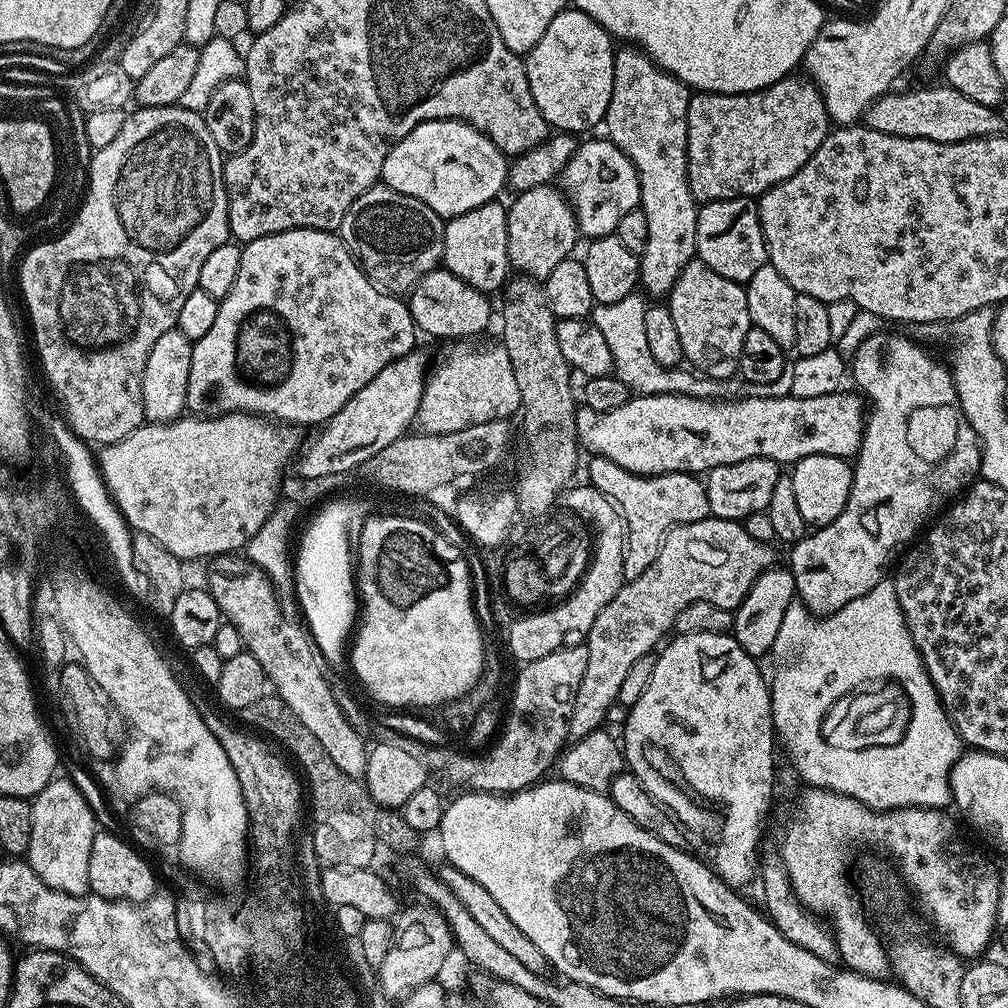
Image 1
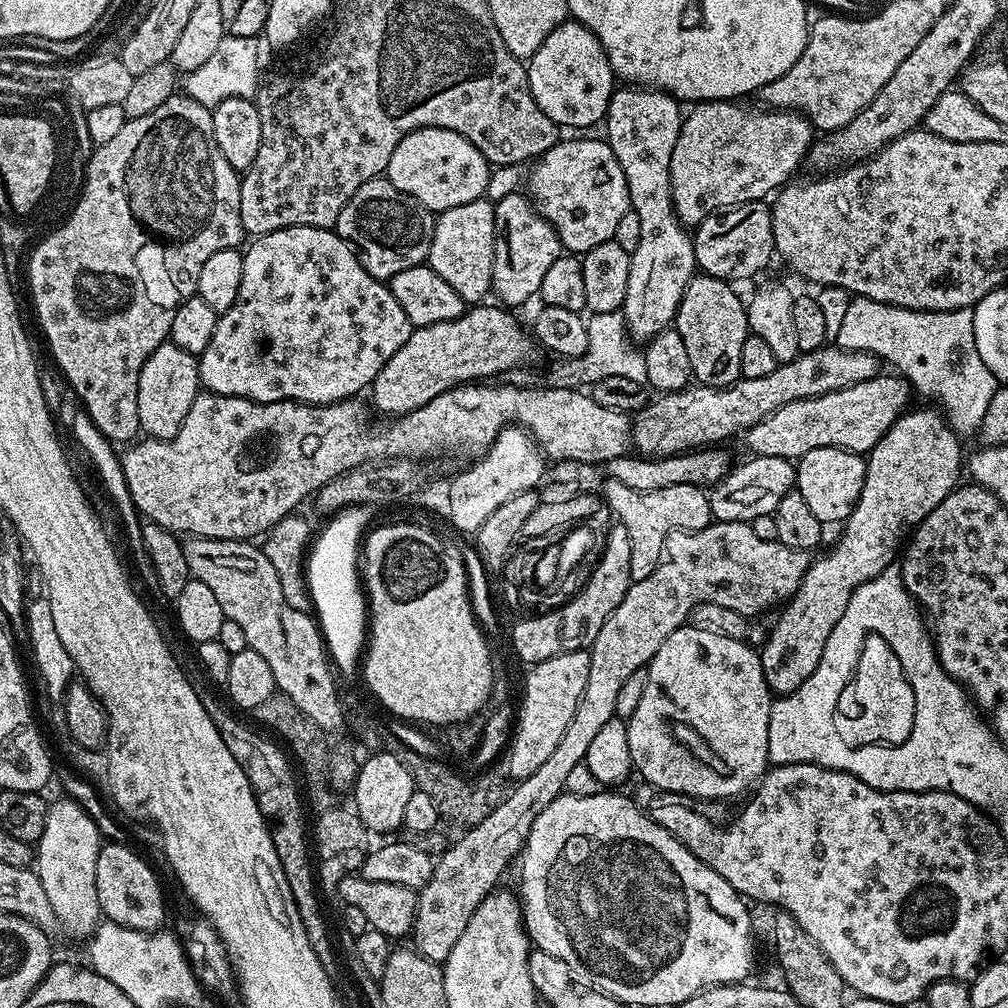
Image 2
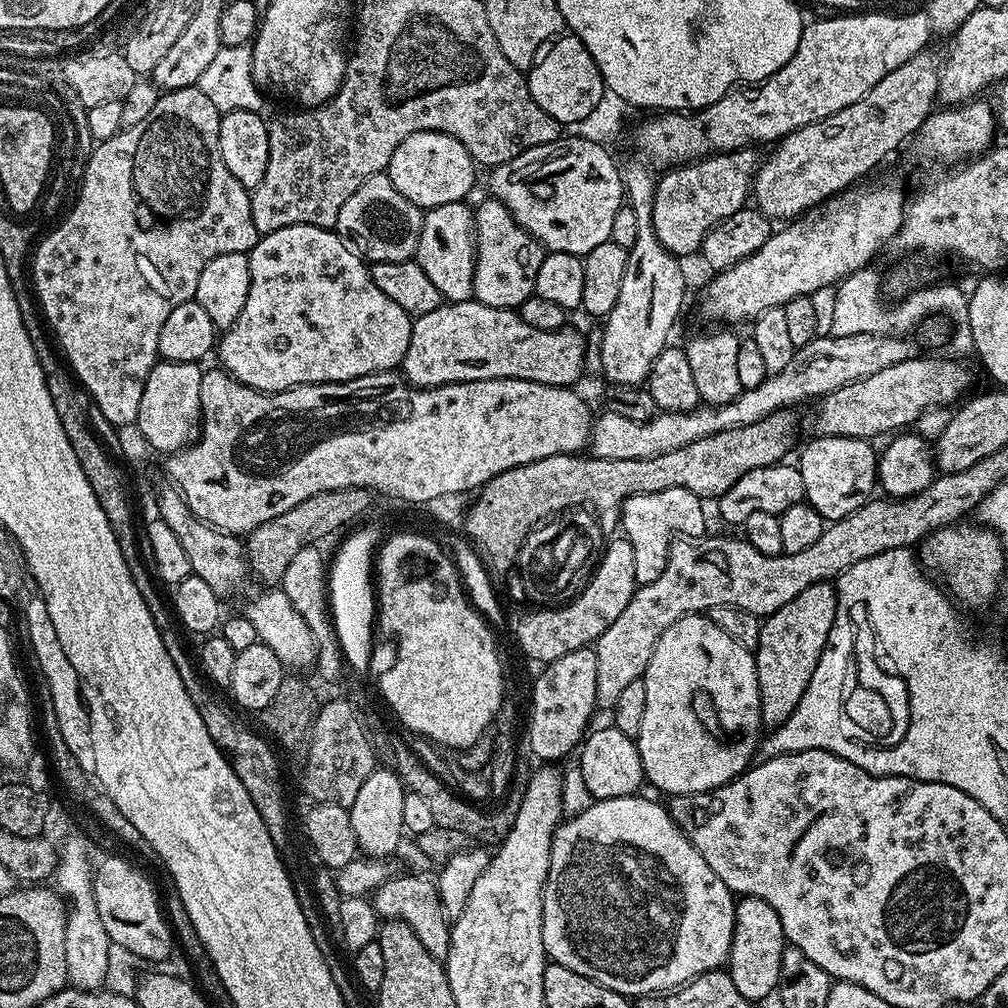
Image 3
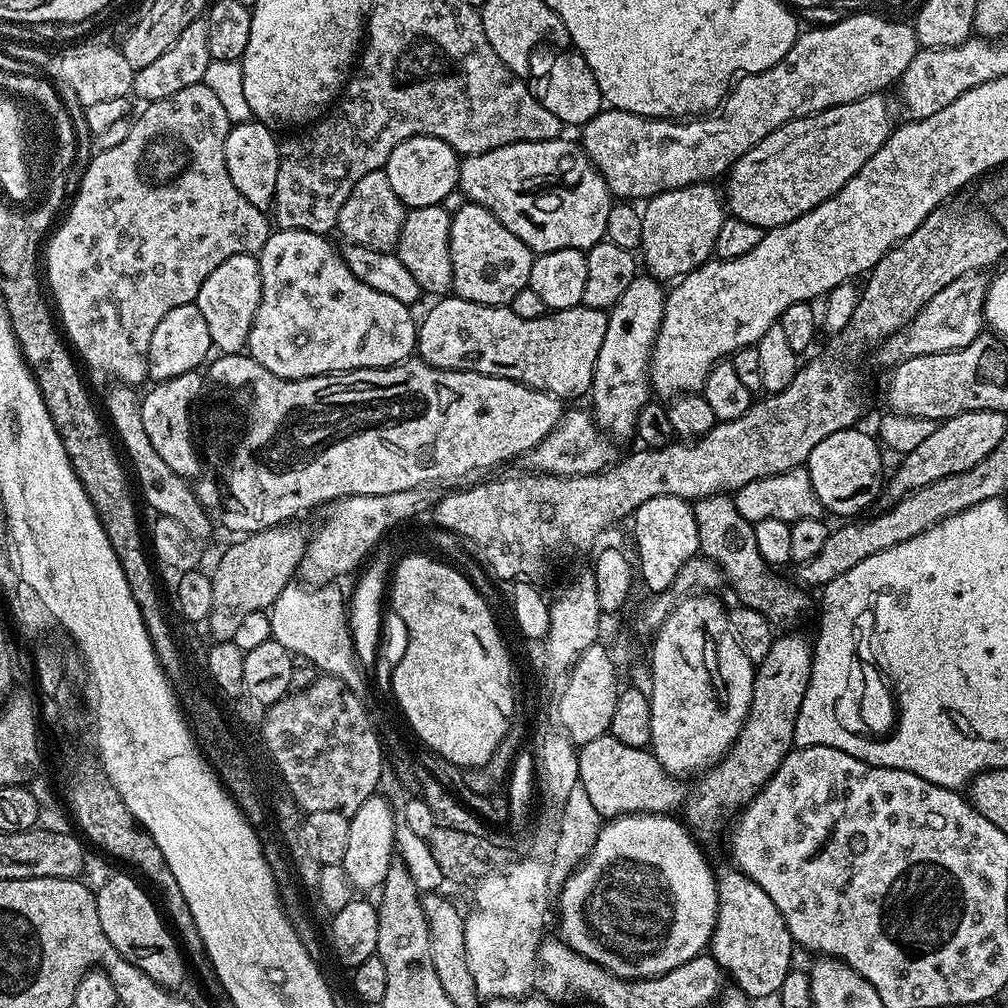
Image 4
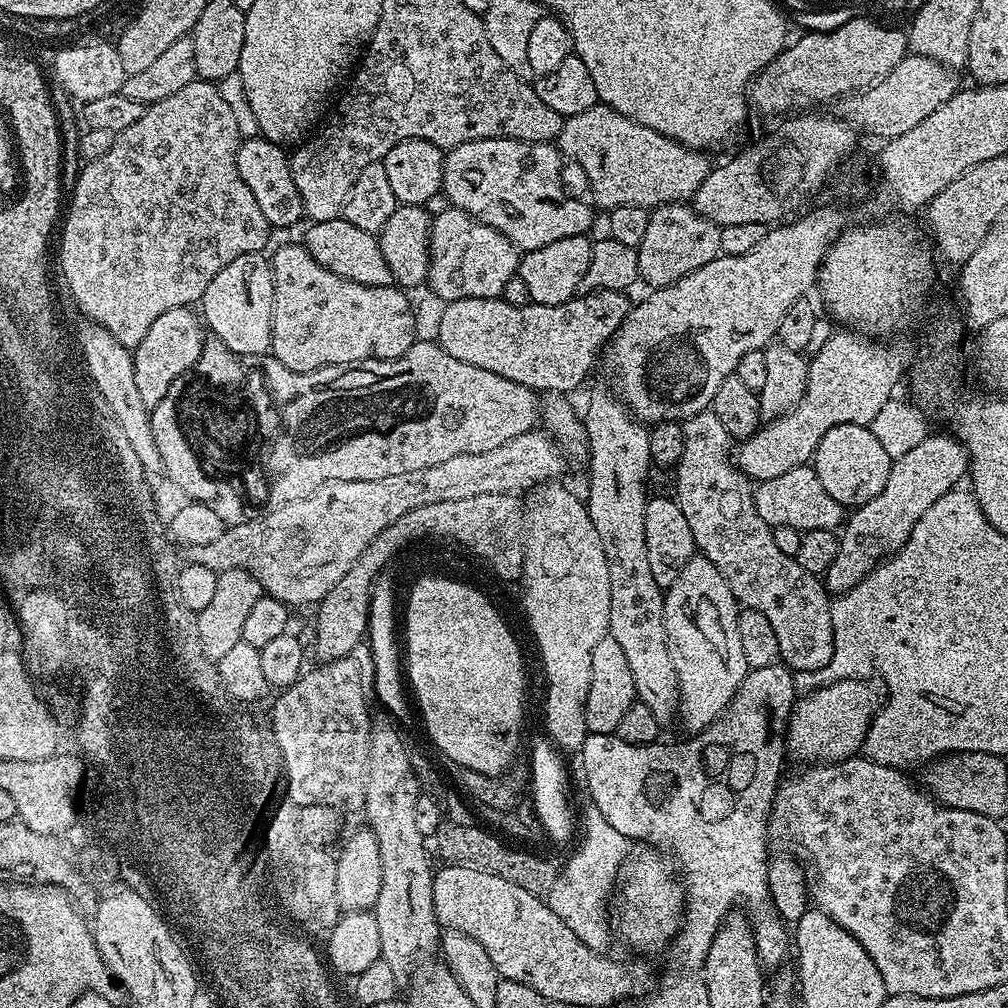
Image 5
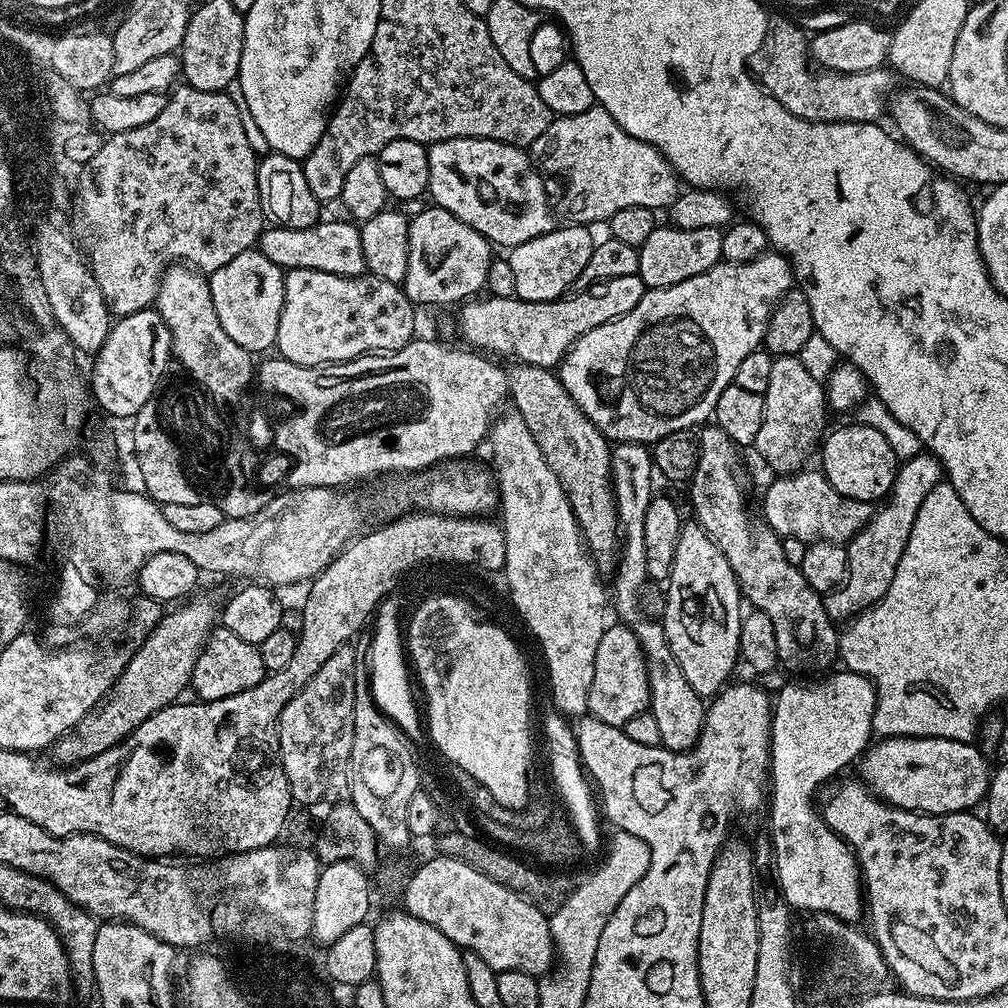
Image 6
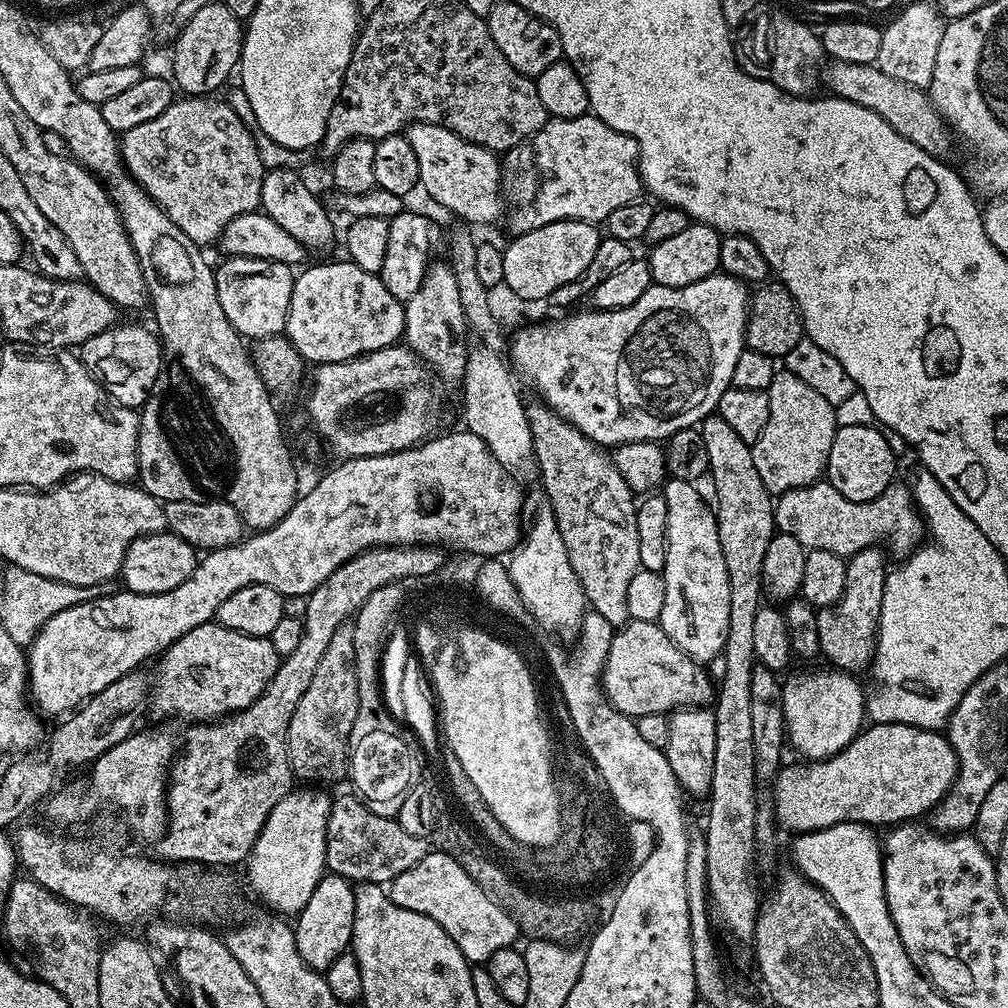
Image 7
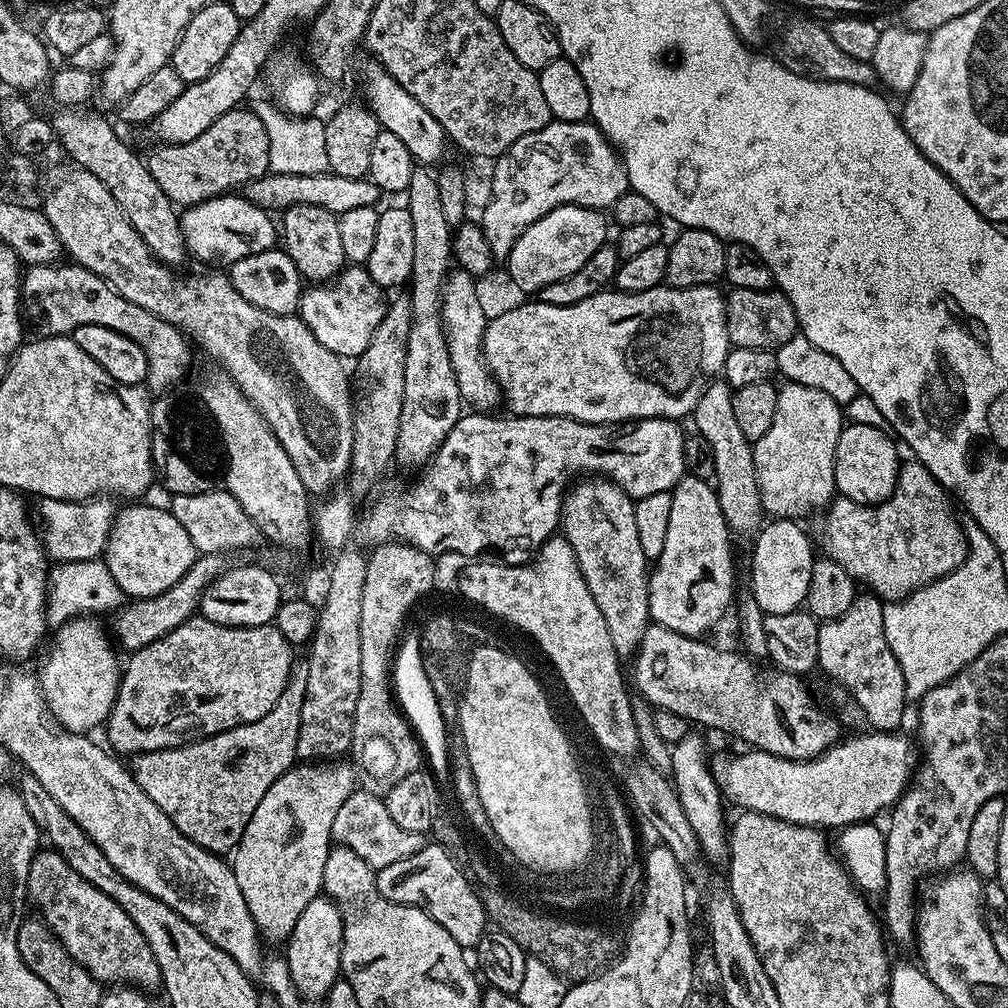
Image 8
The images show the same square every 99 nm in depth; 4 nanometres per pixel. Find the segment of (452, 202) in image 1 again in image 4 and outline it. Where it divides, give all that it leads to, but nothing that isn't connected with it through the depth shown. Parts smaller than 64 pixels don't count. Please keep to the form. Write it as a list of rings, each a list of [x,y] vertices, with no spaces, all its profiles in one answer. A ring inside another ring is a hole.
[[[412,136],[406,142],[394,146],[382,171],[390,178],[390,187],[404,203],[405,209],[443,204],[447,195],[460,183],[461,157],[446,142],[433,136]]]

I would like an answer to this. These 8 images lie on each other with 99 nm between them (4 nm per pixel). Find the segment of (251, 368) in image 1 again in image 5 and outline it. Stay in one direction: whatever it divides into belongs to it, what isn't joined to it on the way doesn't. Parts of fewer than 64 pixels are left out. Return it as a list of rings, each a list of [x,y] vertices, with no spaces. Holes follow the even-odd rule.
[[[303,243],[300,244],[284,244],[276,253],[271,253],[272,273],[276,281],[274,282],[274,310],[272,311],[272,347],[271,355],[276,357],[278,362],[282,362],[282,366],[286,366],[295,372],[313,372],[319,368],[329,368],[331,364],[357,364],[363,360],[393,360],[402,354],[406,354],[406,350],[410,350],[410,346],[416,343],[418,333],[416,333],[416,316],[412,313],[412,304],[408,301],[409,293],[401,290],[399,287],[393,286],[362,286],[358,282],[350,282],[346,278],[338,278],[338,274],[334,274],[330,270],[326,270],[320,263],[311,256],[307,247]]]

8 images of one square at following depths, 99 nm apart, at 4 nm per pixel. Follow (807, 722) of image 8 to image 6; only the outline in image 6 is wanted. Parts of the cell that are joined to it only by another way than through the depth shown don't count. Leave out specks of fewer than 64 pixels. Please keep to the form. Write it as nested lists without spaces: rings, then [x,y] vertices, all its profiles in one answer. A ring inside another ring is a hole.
[[[609,623],[602,634],[602,642],[598,642],[598,654],[594,654],[594,682],[590,682],[588,712],[610,726],[623,728],[626,722],[630,722],[630,718],[634,718],[634,714],[649,711],[649,698],[650,686],[646,674],[646,658],[634,630],[630,630],[627,624]]]

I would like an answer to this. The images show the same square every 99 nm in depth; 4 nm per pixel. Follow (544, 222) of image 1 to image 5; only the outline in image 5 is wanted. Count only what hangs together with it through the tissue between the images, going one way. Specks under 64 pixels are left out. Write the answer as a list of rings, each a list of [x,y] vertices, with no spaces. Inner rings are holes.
[[[450,207],[437,216],[432,216],[432,229],[430,230],[430,242],[428,243],[428,253],[430,254],[430,266],[428,267],[428,279],[426,281],[427,287],[432,287],[434,291],[437,292],[438,295],[441,296],[441,301],[447,302],[450,300],[461,300],[462,298],[490,298],[491,300],[503,297],[504,295],[504,287],[506,286],[506,282],[510,282],[510,278],[514,278],[520,271],[520,257],[522,255],[519,248],[515,248],[515,246],[510,242],[510,238],[506,238],[506,234],[498,234],[498,230],[494,230],[494,226],[486,226],[482,222],[478,222],[474,219],[470,214],[466,214],[462,210],[458,210],[457,208]]]

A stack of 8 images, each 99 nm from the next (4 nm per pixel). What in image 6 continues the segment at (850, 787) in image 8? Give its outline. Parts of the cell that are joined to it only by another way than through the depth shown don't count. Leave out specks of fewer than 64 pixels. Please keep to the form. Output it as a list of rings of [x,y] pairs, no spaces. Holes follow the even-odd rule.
[[[885,736],[860,756],[858,776],[878,799],[893,808],[925,812],[928,816],[966,812],[975,809],[988,793],[990,763],[974,745],[950,738]]]

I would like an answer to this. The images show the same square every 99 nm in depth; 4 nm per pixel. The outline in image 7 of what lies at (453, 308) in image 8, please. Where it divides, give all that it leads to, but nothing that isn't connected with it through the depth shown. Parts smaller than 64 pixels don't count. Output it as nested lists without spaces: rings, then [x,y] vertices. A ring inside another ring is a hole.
[[[485,347],[478,350],[469,353],[464,379],[460,382],[463,425],[467,431],[486,442],[487,448],[498,458],[503,468],[518,478],[525,478],[536,468],[533,436],[530,434],[530,424],[525,412],[527,405],[520,398],[509,365],[502,362],[503,357]]]

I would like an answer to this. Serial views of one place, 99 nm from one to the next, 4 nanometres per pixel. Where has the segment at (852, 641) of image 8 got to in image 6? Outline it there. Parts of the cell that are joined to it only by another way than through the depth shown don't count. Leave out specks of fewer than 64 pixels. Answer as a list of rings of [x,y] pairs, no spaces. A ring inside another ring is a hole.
[[[912,454],[907,458],[909,460],[905,464],[903,461],[897,467],[892,491],[880,506],[884,508],[877,507],[863,530],[846,545],[848,574],[839,588],[833,588],[824,596],[826,614],[830,614],[834,622],[851,621],[864,609],[871,608],[880,601],[886,590],[890,590],[890,582],[894,582],[898,562],[902,562],[910,530],[914,530],[914,518],[918,518],[918,506],[922,506],[922,498],[926,498],[926,494],[930,494],[930,490],[934,490],[936,485],[941,483],[942,469],[937,456]]]

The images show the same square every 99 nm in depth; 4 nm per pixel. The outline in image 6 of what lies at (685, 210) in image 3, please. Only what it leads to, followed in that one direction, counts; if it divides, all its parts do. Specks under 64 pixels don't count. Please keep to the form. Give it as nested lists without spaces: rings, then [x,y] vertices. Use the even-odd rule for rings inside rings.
[[[658,226],[642,242],[640,253],[640,270],[645,289],[665,288],[678,282],[686,282],[686,278],[694,278],[694,274],[702,274],[710,270],[722,260],[721,229],[703,228],[702,230],[682,230],[671,226]]]

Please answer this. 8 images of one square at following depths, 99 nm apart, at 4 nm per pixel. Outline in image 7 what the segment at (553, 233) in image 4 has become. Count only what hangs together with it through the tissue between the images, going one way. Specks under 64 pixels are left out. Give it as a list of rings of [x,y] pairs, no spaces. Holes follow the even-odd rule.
[[[437,124],[408,125],[406,135],[414,155],[418,157],[419,187],[436,204],[454,212],[465,225],[492,224],[506,212],[504,194],[500,183],[501,161],[497,153],[470,144],[458,134]]]

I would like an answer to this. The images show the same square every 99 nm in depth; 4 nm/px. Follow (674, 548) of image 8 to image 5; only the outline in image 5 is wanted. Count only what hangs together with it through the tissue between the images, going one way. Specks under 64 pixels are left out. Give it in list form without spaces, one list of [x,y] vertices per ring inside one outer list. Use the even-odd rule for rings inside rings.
[[[699,554],[686,562],[682,574],[678,574],[678,582],[674,582],[664,593],[666,638],[676,671],[676,686],[680,691],[678,720],[684,723],[688,734],[704,731],[728,709],[738,686],[750,671],[746,654],[742,654],[742,642],[738,638],[739,617],[738,605],[730,586],[726,586],[726,578],[718,574],[718,566],[714,566],[714,562]]]

